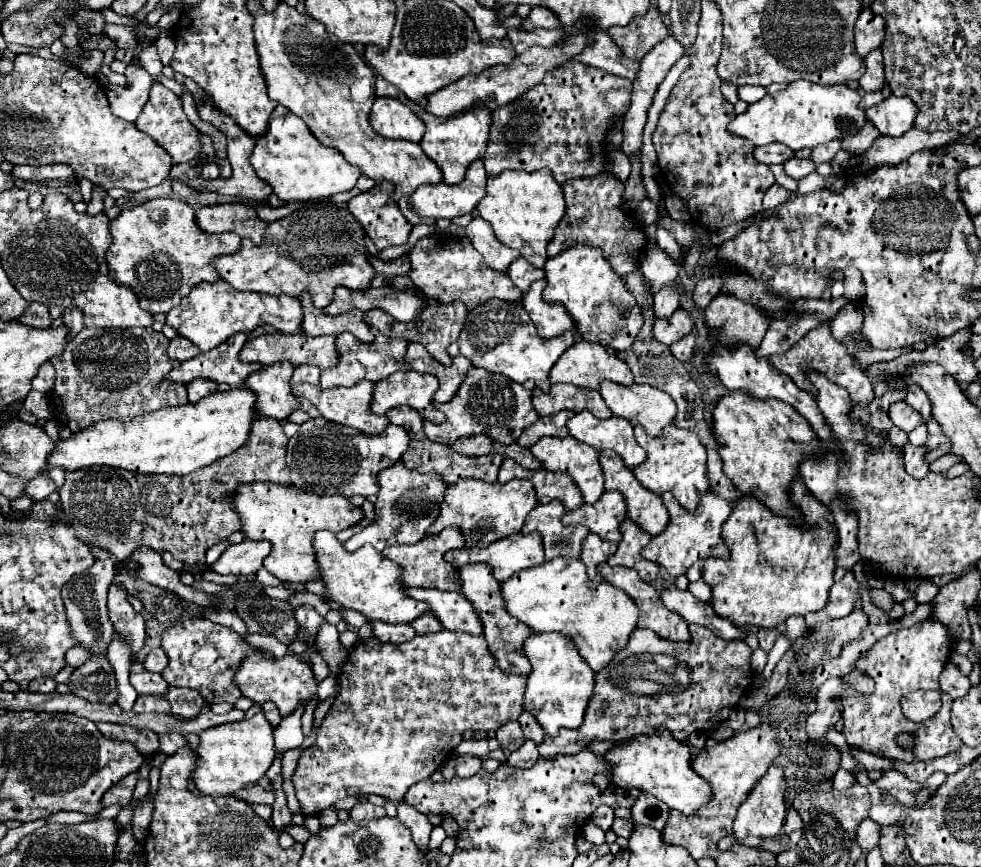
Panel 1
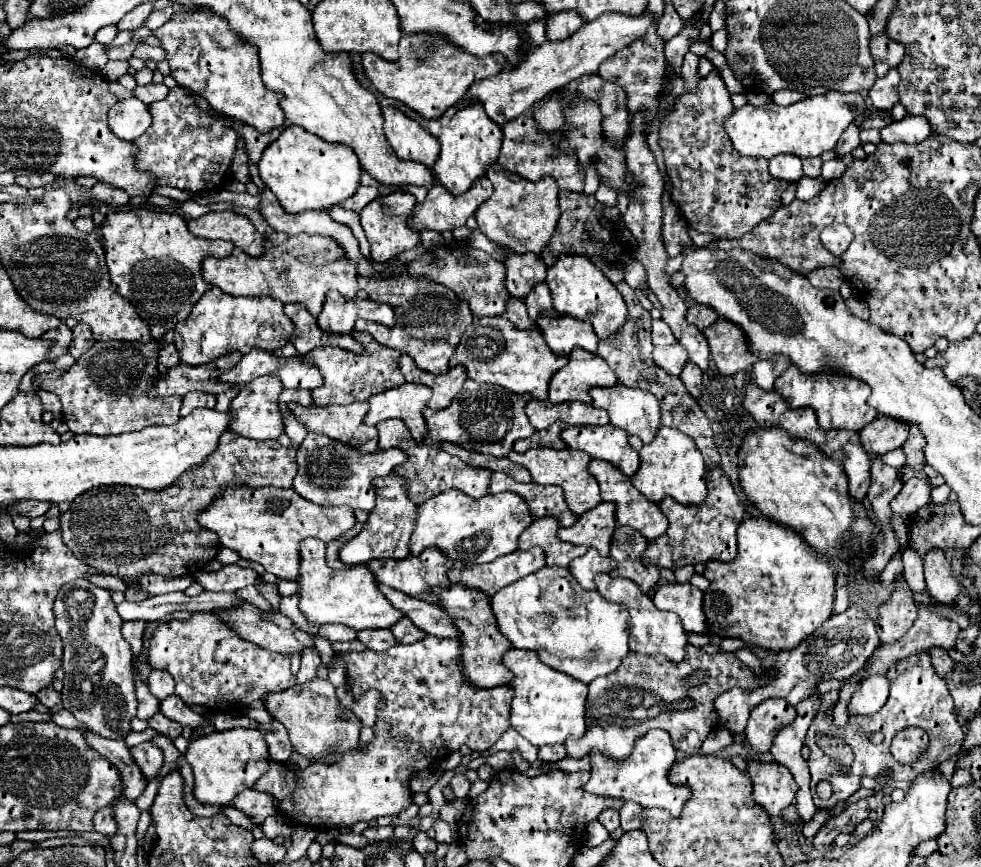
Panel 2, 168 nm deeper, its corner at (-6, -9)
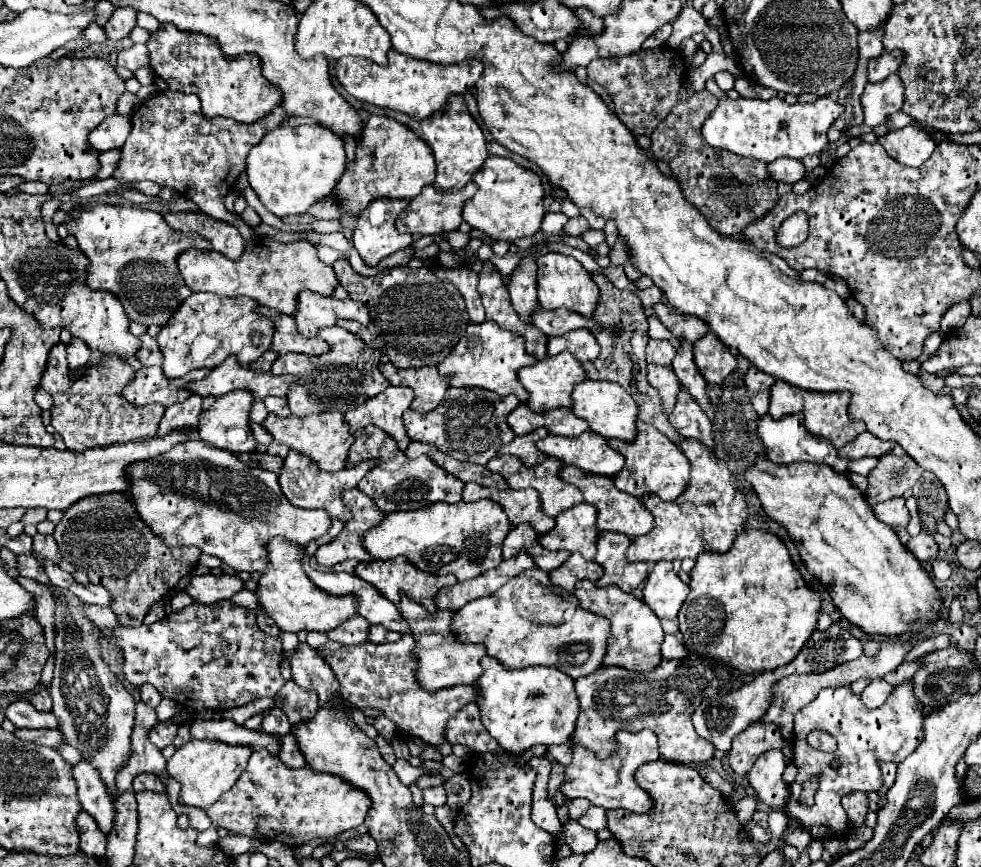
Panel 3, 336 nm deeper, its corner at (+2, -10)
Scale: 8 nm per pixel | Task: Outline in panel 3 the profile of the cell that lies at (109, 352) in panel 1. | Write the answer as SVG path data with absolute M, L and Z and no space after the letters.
M104 355L102 365L92 367L72 389L64 395L52 395L52 427L64 439L66 449L72 453L84 453L92 447L108 447L128 441L144 441L156 435L158 423L164 415L160 405L130 405L120 393L132 381L134 371L126 365L126 357Z

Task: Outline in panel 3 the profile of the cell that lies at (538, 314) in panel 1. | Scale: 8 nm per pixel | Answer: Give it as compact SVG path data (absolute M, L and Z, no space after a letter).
M578 329L578 331L570 331L566 335L548 339L550 357L558 355L562 351L570 351L580 363L586 363L586 361L596 361L596 357L600 355L600 345L596 343L596 339L590 331Z

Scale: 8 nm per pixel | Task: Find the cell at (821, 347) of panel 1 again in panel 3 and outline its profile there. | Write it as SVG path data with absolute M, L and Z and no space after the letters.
M776 381L772 385L770 391L770 415L772 419L780 419L784 415L792 415L792 413L802 413L806 417L806 429L812 435L824 437L828 439L836 449L848 445L852 439L856 439L856 435L864 433L866 427L860 421L852 421L848 417L848 405L850 405L850 397L848 393L816 393L816 391L804 391L798 387L792 387L788 383L780 383Z

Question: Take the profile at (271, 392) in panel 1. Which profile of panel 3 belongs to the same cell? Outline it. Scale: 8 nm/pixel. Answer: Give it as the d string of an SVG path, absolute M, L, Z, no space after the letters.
M232 391L222 399L216 399L210 409L200 413L200 421L198 421L200 439L212 447L218 447L230 453L252 453L256 447L256 441L250 431L250 421L248 421L248 411L252 401L254 397L248 391Z

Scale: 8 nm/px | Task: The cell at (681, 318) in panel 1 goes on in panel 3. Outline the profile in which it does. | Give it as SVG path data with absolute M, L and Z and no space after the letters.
M648 365L648 383L660 393L664 413L670 415L672 409L674 409L674 405L676 405L678 393L680 393L680 383L676 381L674 371L670 367Z

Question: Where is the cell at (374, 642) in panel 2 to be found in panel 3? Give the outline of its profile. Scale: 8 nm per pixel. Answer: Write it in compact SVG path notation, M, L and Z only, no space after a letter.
M354 615L352 619L346 619L344 623L340 623L334 631L328 631L326 635L330 641L338 641L342 645L356 645L356 643L368 641L368 627L370 623L364 617Z

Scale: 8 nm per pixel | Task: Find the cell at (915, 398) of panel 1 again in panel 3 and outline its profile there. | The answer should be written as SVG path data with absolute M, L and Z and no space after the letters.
M892 449L878 459L878 465L868 473L868 489L864 493L868 505L884 503L894 497L906 495L908 489L920 479L922 467L916 465L904 449Z

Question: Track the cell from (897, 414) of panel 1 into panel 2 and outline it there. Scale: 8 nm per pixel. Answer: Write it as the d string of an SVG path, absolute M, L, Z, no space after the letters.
M878 416L860 432L862 446L868 454L886 454L904 444L904 440L908 438L908 428L910 426L900 426L900 422L892 422L892 418Z

